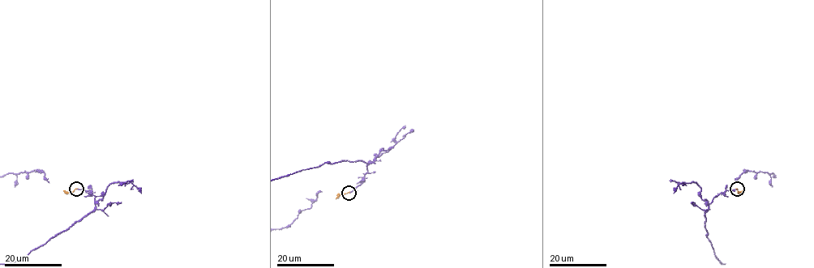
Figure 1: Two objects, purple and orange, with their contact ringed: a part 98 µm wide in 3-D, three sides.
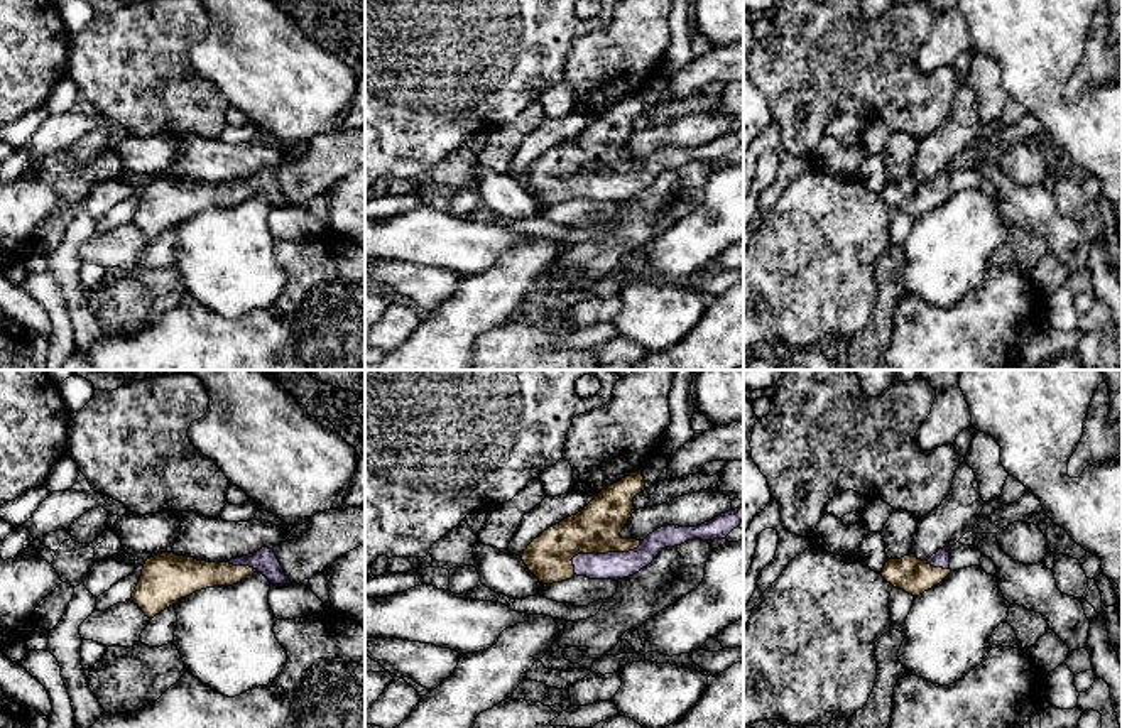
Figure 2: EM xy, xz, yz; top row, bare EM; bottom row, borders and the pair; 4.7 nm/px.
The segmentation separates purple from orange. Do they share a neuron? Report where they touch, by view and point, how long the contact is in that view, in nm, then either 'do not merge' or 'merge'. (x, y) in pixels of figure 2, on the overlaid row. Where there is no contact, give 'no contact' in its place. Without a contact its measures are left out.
xz (600, 554) | 360 nm | merge

